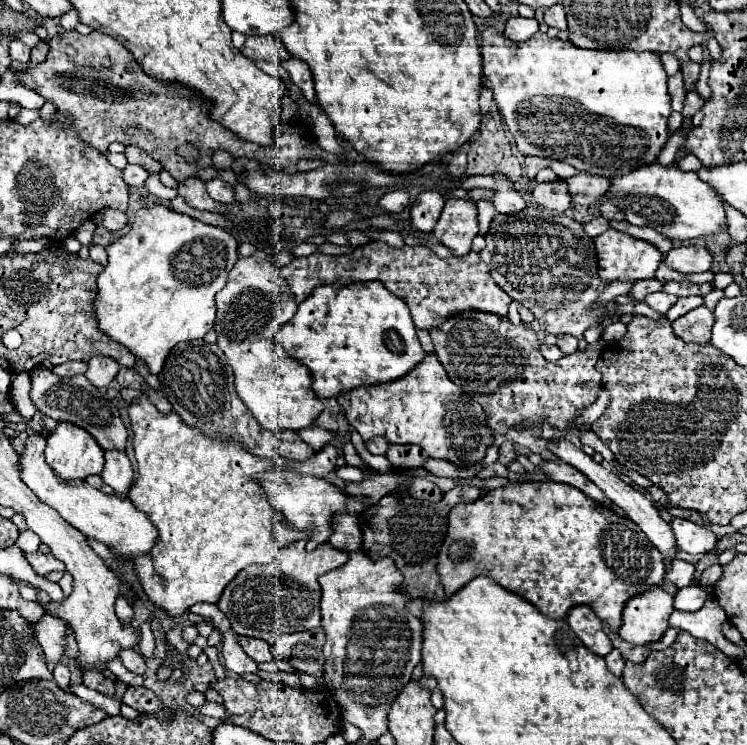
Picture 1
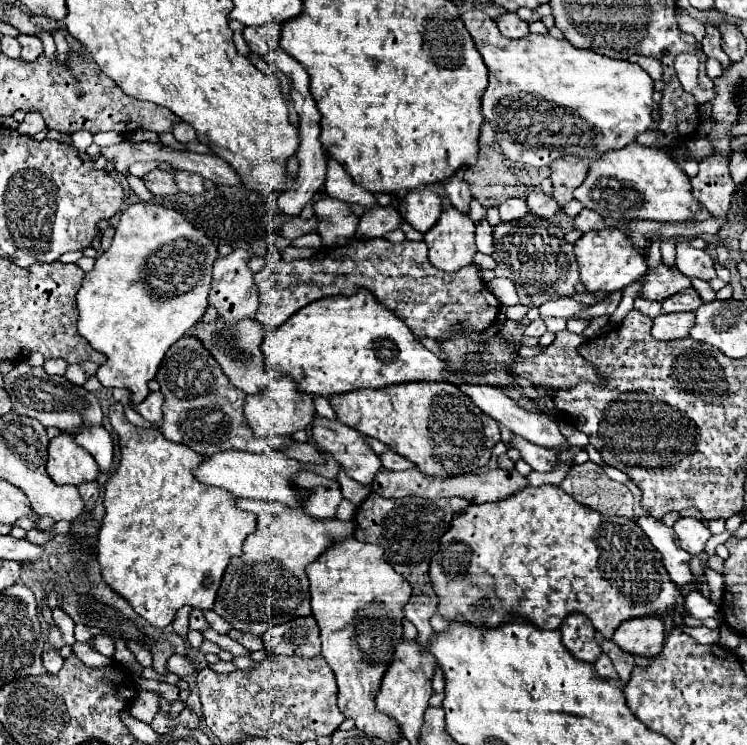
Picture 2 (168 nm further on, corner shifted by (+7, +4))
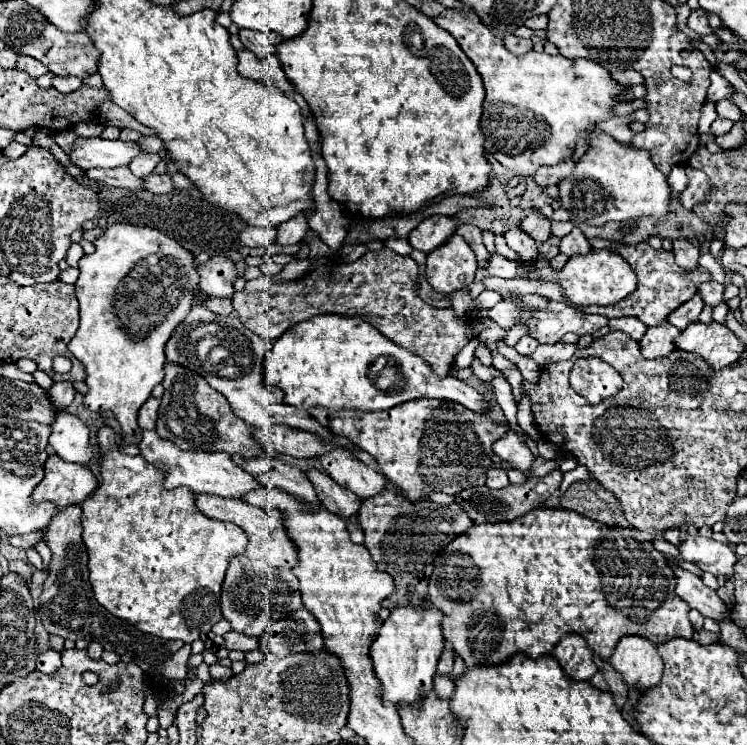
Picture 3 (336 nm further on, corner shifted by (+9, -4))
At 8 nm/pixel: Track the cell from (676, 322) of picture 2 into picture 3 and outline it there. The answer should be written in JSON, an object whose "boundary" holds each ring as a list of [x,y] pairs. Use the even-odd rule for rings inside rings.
{"boundary":[[[669,323],[657,325],[657,327],[649,327],[647,333],[643,335],[643,339],[639,341],[641,345],[641,353],[645,359],[657,359],[657,357],[665,357],[671,351],[675,351],[675,337],[681,331]]]}

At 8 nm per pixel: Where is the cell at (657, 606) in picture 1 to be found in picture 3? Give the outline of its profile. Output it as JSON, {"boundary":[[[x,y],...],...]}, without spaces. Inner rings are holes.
{"boundary":[[[621,637],[609,661],[623,675],[625,683],[641,691],[657,685],[663,675],[663,661],[657,653],[657,647],[645,637]]]}

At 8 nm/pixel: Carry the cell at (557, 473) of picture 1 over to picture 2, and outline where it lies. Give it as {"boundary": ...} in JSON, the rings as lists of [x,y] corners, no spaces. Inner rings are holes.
{"boundary":[[[511,435],[509,445],[521,453],[521,459],[529,463],[533,471],[553,471],[557,467],[557,455],[539,445],[531,445],[531,441],[523,441],[521,437]]]}

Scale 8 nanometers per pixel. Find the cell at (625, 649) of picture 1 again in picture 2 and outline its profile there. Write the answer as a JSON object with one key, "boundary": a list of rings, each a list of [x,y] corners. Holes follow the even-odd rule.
{"boundary":[[[601,635],[597,637],[597,641],[599,641],[599,645],[601,645],[601,649],[603,649],[603,653],[607,653],[609,655],[609,659],[613,661],[613,665],[615,665],[615,669],[617,669],[617,675],[619,675],[619,681],[621,681],[621,685],[625,685],[627,681],[629,681],[629,675],[631,675],[631,671],[633,671],[633,655],[627,655],[625,651],[621,651],[613,641],[609,641],[609,639],[603,639]]]}

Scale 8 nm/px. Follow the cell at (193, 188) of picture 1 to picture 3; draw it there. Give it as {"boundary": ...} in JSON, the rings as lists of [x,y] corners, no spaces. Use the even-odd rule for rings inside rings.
{"boundary":[[[125,167],[125,169],[91,168],[85,171],[85,175],[87,175],[89,179],[103,181],[103,183],[107,183],[107,185],[123,187],[123,189],[129,189],[129,191],[145,189],[145,181],[139,179],[139,177],[135,177],[127,167]]]}

